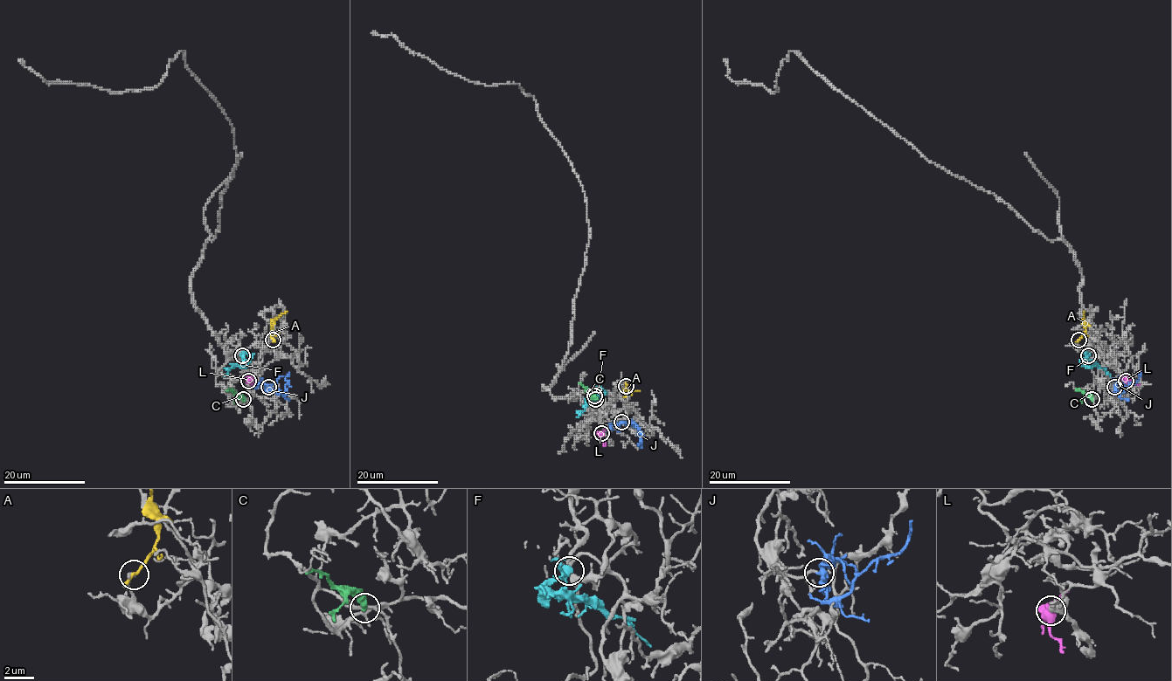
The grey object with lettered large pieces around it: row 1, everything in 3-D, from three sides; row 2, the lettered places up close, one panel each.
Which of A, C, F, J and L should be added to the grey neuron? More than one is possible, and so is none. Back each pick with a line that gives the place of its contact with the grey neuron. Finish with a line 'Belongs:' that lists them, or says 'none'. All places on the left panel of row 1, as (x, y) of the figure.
F: contact (242, 355)
J: contact (268, 387)
Belongs: F, J

